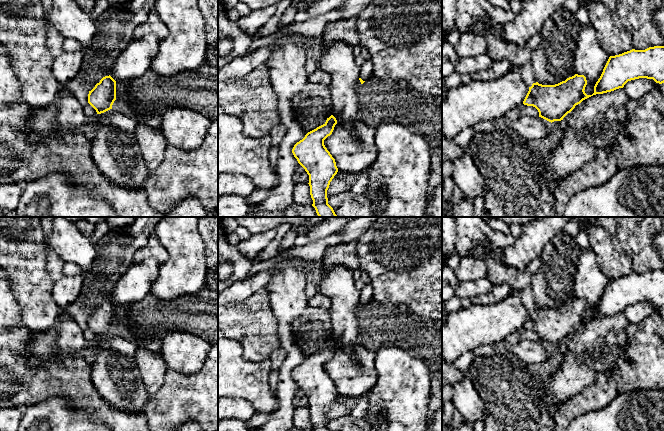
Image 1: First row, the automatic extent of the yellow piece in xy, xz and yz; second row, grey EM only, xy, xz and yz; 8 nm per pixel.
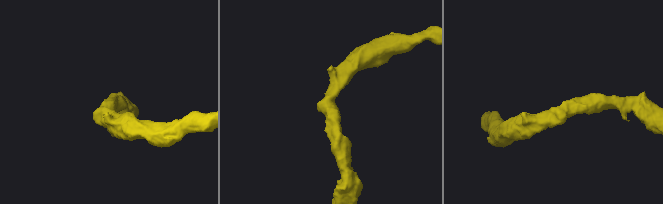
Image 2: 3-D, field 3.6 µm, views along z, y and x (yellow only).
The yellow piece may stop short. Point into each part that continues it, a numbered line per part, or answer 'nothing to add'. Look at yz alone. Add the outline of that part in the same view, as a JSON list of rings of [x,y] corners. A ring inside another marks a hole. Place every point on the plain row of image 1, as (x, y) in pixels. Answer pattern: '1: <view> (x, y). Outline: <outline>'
1: yz (527, 297). Outline: [[[531,284],[523,287],[520,290],[520,293],[521,293],[521,300],[525,309],[531,311],[533,307],[536,307]]]

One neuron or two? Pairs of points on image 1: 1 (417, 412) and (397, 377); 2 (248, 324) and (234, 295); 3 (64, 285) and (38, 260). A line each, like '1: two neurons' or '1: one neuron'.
1: one neuron
2: two neurons
3: two neurons

